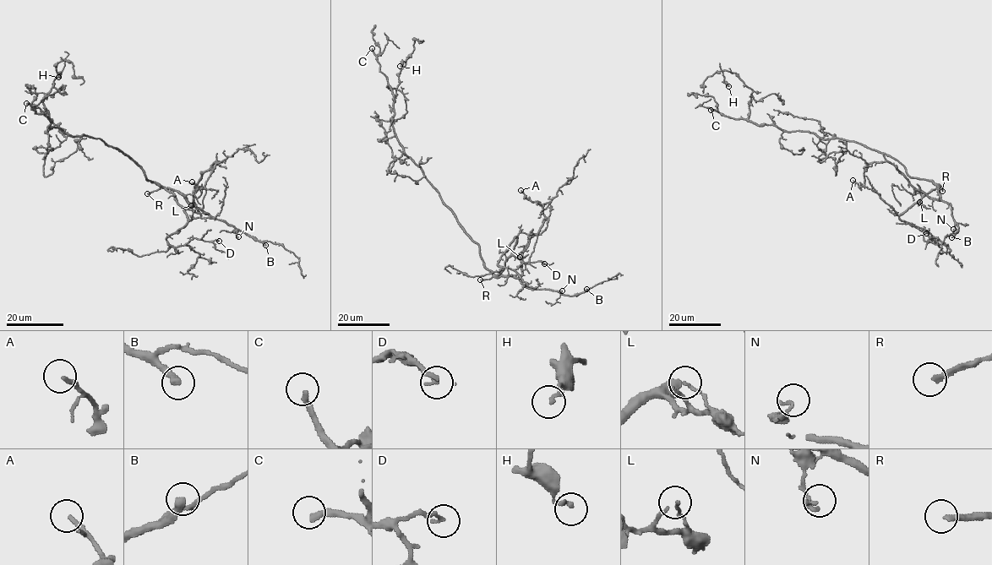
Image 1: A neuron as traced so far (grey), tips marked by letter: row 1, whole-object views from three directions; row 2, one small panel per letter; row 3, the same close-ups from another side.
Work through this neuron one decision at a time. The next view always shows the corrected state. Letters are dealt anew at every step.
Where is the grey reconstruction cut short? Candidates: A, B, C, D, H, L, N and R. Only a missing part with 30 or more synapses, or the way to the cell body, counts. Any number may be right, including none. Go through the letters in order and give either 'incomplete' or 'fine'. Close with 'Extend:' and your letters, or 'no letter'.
A: fine
B: incomplete
C: incomplete
D: fine
H: fine
L: fine
N: fine
R: incomplete
Extend: B, C, R

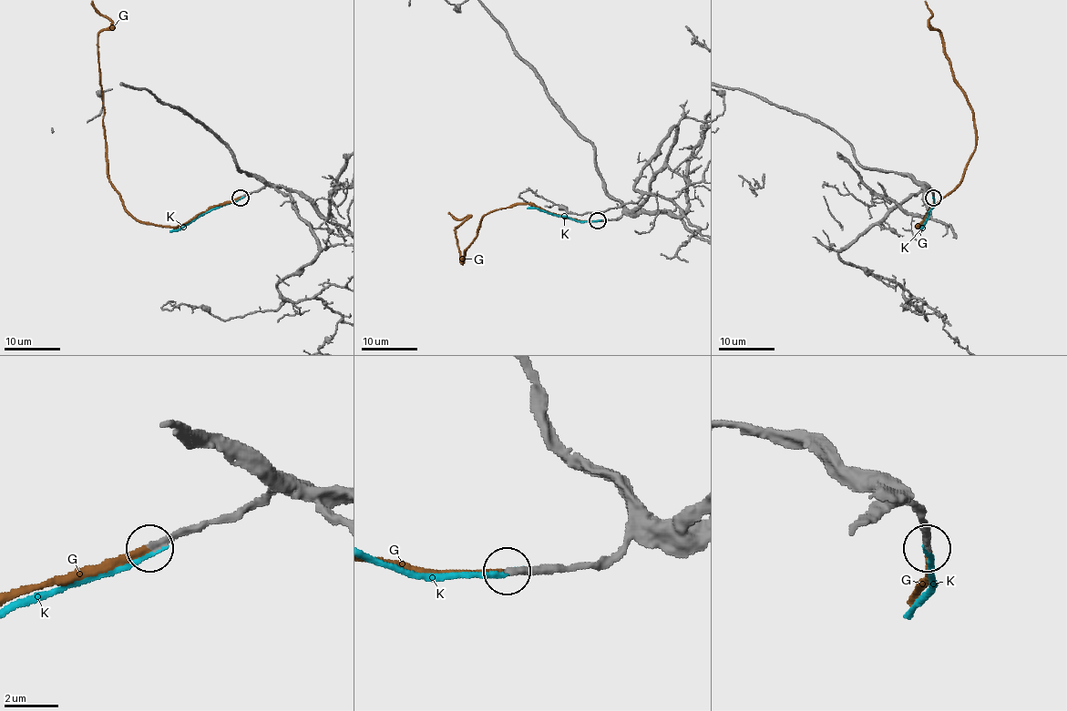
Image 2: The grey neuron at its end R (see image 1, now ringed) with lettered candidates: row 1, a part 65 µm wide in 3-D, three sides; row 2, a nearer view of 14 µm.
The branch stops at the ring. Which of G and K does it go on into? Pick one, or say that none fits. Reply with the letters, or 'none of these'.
G

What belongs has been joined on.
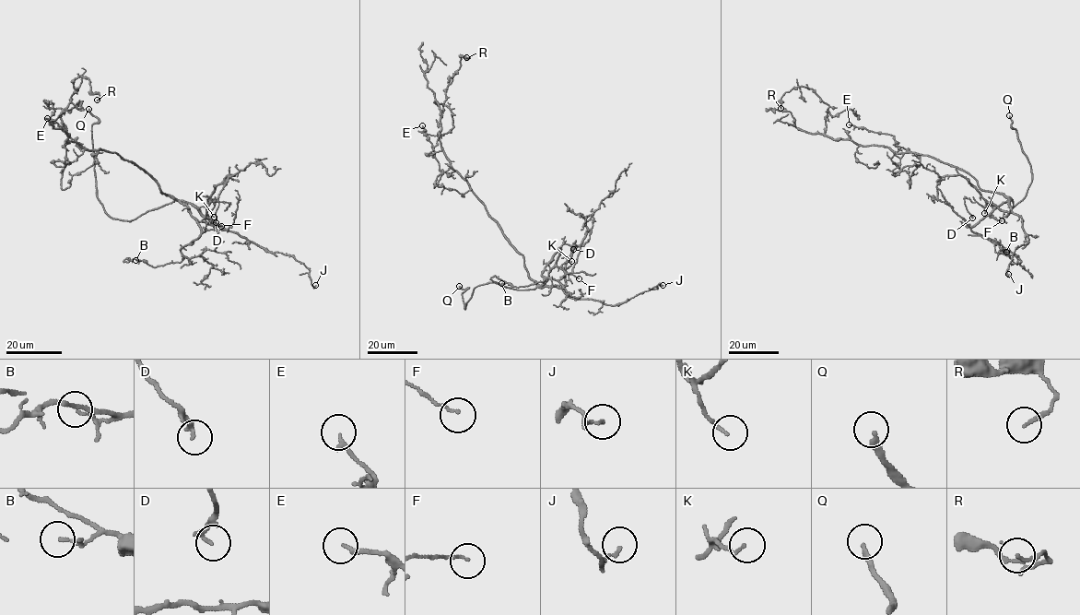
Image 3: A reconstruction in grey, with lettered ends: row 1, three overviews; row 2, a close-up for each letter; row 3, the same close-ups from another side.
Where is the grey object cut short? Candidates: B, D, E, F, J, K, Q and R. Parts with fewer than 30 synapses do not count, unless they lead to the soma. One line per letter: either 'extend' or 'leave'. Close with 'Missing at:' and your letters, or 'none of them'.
B: leave
D: leave
E: leave
F: leave
J: leave
K: leave
Q: extend
R: leave
Missing at: Q

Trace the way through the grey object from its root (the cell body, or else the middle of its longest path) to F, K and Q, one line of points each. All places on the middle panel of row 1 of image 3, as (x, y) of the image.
F: (503, 233), (510, 245), (524, 257), (528, 275), (538, 284), (547, 278), (547, 273), (556, 266), (579, 278)
K: (503, 233), (510, 245), (524, 257), (528, 275), (539, 285), (563, 287), (565, 263), (571, 261)
Q: (503, 233), (536, 286), (488, 282), (474, 289), (465, 308), (467, 288), (459, 286)

